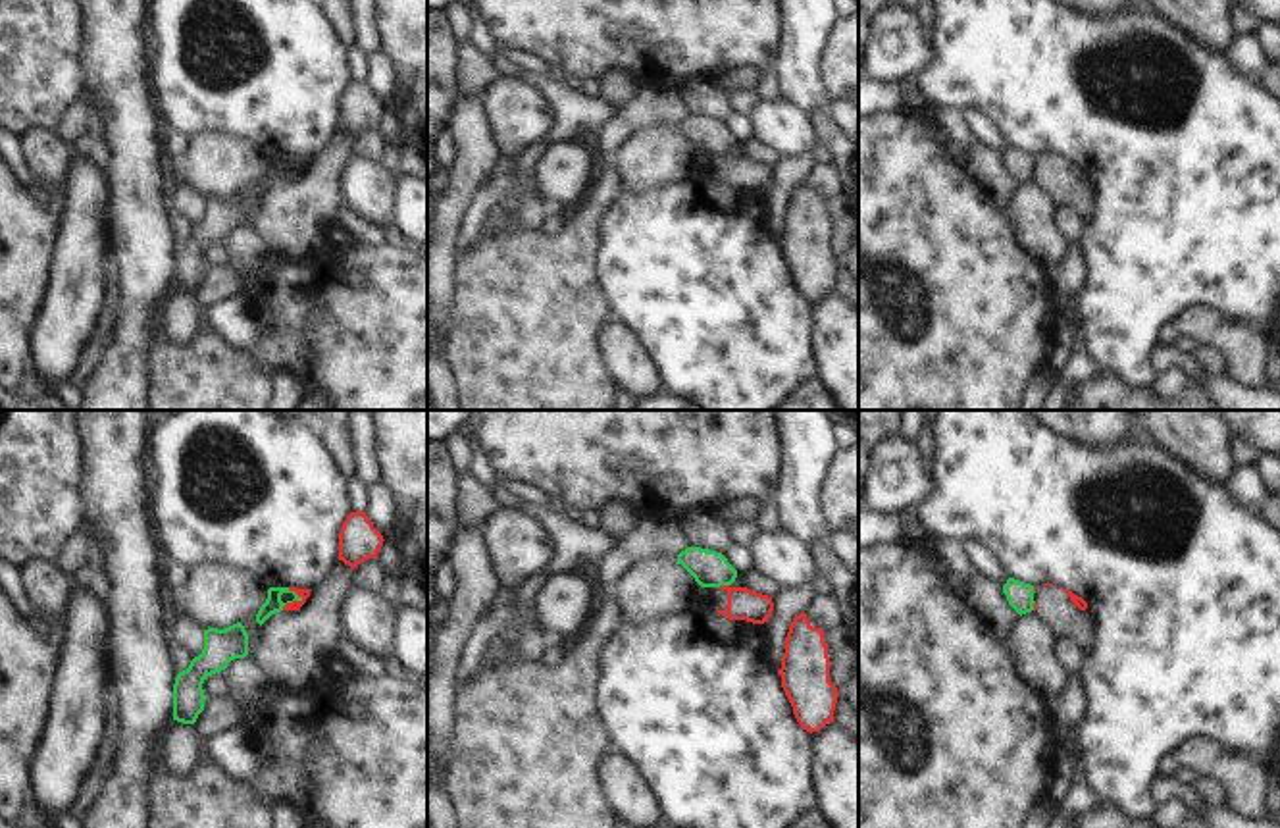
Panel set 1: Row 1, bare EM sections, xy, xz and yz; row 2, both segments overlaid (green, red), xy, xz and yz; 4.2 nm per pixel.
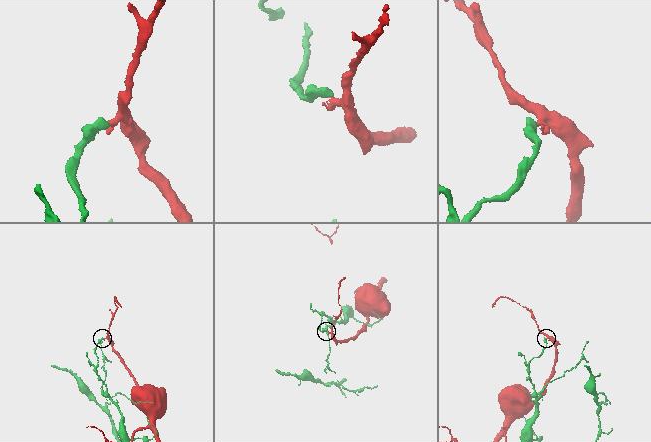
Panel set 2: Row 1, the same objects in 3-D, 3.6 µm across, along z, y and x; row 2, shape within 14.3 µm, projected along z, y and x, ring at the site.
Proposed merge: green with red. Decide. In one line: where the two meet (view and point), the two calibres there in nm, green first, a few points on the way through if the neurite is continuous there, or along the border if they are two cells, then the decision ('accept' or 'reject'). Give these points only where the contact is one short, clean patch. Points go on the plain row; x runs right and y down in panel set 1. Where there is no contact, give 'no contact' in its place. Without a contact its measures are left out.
contact xy (291, 170); calibres 70 and 50 nm; border xy (303, 166), (281, 178); reject

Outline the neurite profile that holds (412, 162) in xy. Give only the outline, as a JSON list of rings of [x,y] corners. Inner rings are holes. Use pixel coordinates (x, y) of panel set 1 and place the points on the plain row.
[[[406,142],[398,156],[398,175],[416,177],[427,183],[427,156],[423,156],[414,144]]]

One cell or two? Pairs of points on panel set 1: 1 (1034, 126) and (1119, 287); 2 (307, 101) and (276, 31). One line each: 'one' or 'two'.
1: one
2: one

